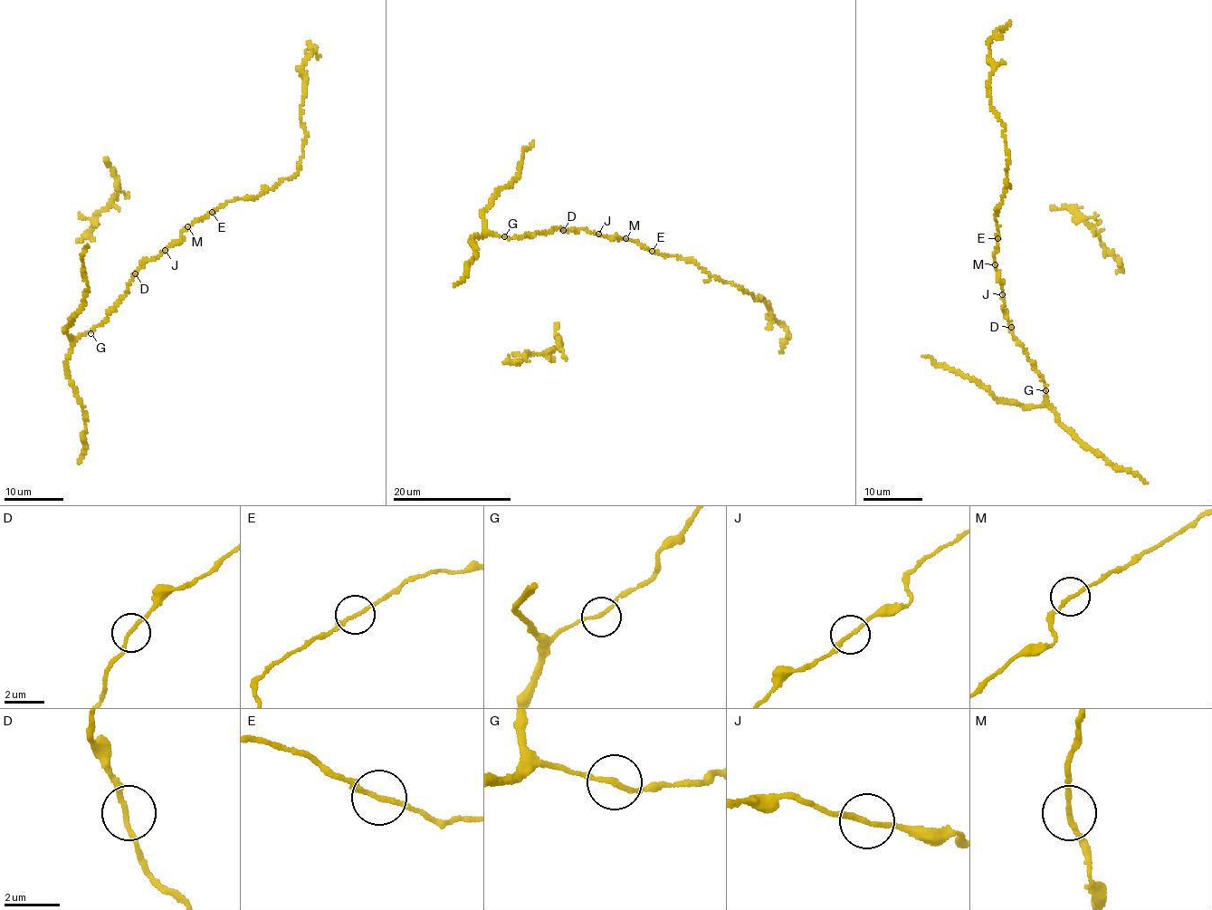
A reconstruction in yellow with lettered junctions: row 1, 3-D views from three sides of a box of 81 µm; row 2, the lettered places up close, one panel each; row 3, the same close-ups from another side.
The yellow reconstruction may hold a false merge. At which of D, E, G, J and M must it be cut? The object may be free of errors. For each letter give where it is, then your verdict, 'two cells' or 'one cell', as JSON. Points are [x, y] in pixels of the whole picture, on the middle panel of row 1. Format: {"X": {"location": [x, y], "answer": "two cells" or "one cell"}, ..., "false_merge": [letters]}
{"D": {"location": [563, 230], "answer": "one cell"}, "E": {"location": [652, 251], "answer": "two cells"}, "G": {"location": [504, 236], "answer": "one cell"}, "J": {"location": [598, 234], "answer": "one cell"}, "M": {"location": [625, 238], "answer": "one cell"}, "false_merge": ["E"]}

